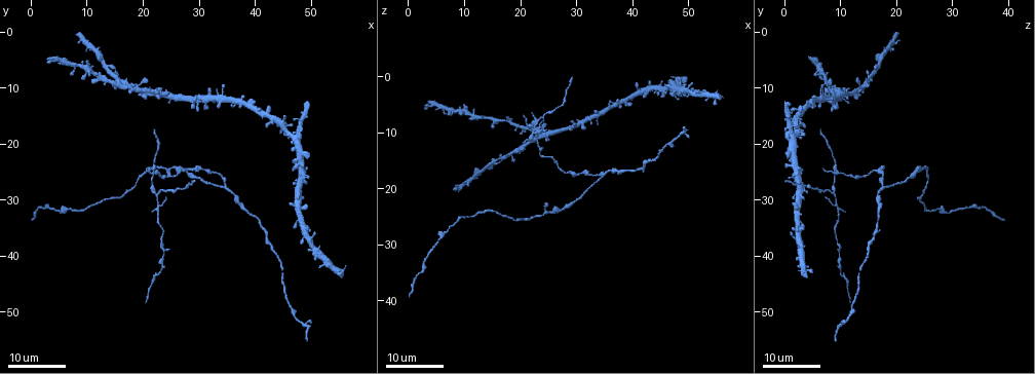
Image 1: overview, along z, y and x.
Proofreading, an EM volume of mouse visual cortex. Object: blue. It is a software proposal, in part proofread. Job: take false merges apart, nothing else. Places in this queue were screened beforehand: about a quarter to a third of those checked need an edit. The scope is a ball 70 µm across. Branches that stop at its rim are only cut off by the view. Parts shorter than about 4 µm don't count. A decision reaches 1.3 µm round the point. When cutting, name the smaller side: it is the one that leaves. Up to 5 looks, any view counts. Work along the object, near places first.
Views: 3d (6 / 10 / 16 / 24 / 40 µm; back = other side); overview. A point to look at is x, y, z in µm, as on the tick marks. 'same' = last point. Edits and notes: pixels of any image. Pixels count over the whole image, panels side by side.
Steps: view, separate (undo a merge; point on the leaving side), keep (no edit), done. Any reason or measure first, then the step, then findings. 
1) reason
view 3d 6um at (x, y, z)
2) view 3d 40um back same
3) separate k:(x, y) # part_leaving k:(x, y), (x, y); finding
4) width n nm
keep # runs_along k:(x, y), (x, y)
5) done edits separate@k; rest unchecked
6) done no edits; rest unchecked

three-way junction
view 3d 16um at (23.5, 26.0, 14.0)

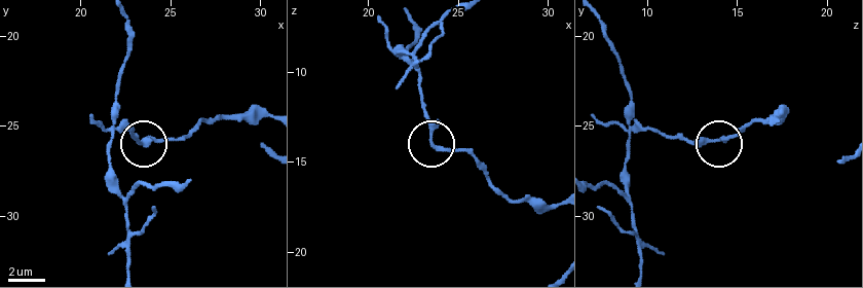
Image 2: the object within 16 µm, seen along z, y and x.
view 3d 10um same

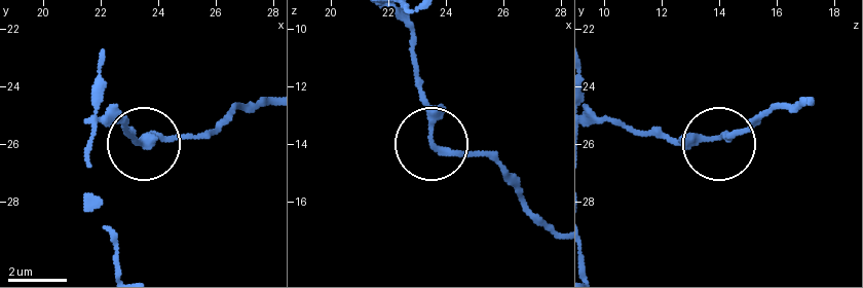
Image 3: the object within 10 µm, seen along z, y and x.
keep # one cell here

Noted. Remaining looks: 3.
three-way junction
view 3d 24um at (34.5, 28.0, 18.5)

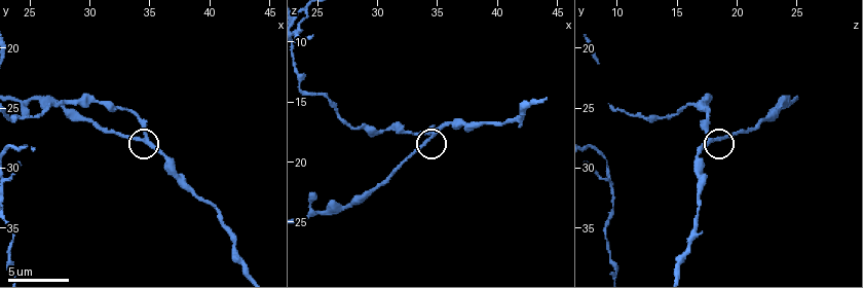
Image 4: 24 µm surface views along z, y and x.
view 3d 6um at (34.6, 27.8, 17.8)

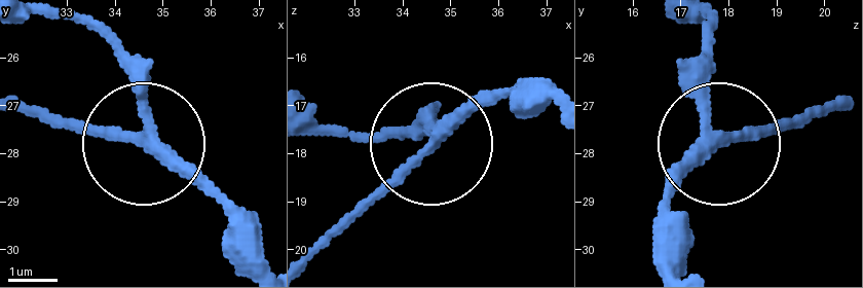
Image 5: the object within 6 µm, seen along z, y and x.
arms 3
keep # all the same cell

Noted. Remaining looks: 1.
done no edits; rest unchecked

